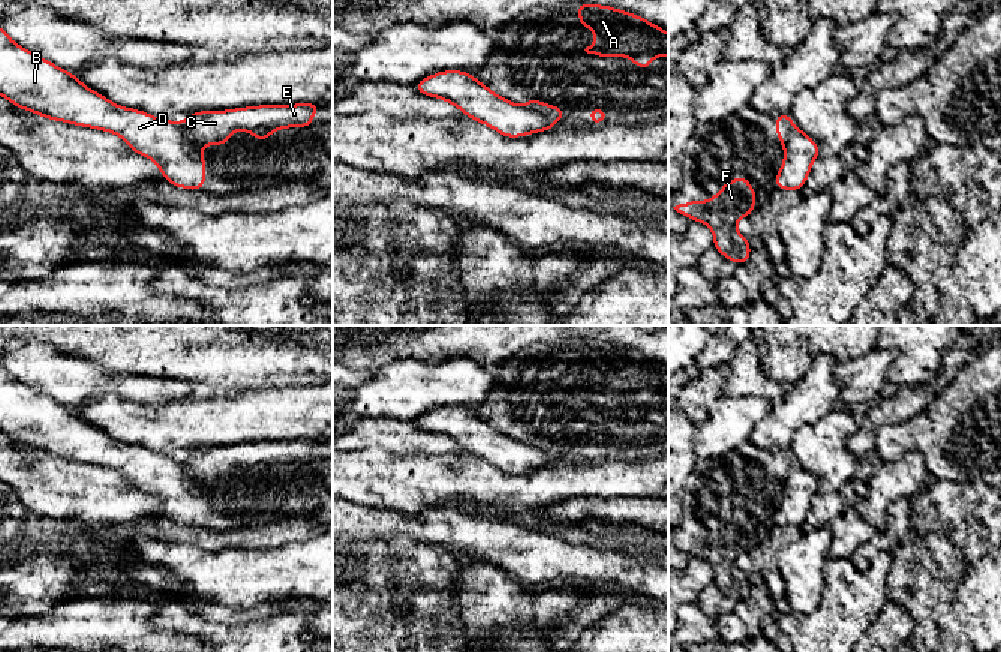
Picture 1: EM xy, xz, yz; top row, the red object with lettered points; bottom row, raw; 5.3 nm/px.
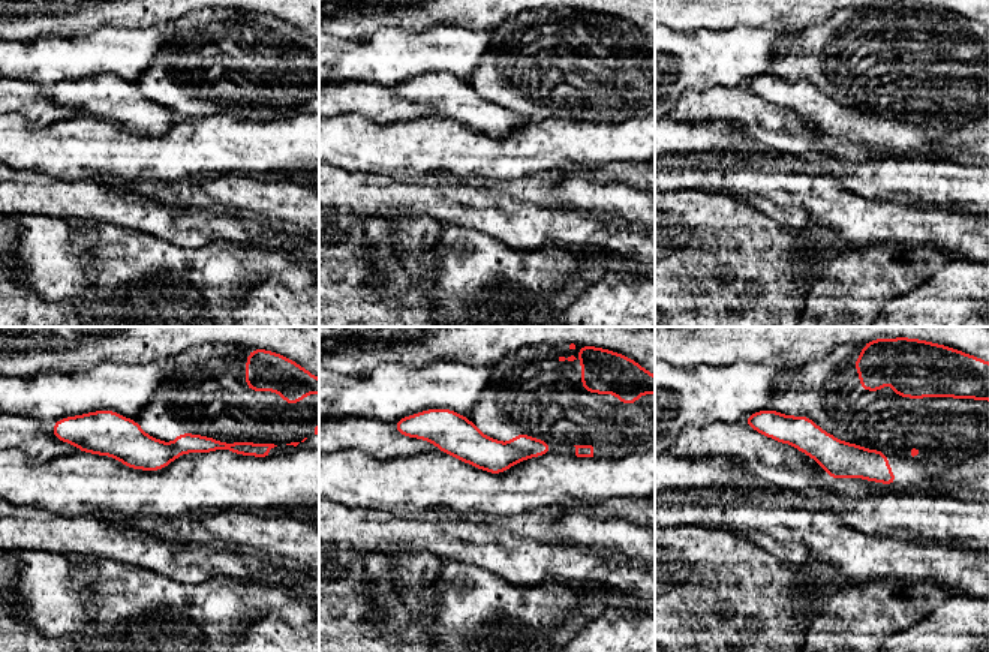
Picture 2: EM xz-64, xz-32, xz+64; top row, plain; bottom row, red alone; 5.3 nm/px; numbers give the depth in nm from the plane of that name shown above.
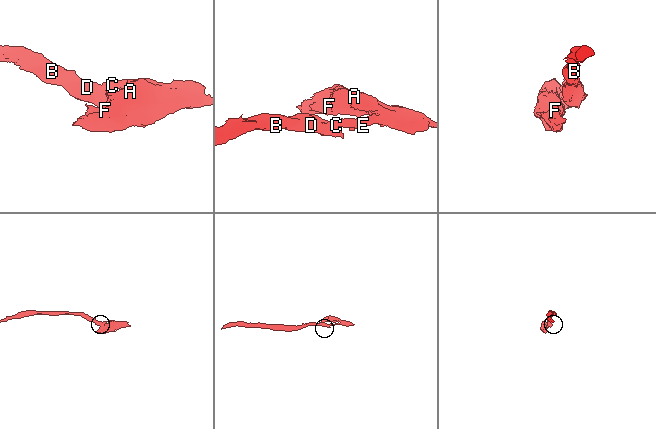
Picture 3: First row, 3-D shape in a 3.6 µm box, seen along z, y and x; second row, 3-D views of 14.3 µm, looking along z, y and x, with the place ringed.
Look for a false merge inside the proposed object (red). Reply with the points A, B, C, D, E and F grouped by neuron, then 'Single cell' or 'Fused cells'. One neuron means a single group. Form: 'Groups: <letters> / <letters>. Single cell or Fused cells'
Groups: A C E F / B D. Fused cells

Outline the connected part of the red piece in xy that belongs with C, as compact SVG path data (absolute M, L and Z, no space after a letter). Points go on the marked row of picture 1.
M258 105L223 111L196 111L183 124L189 136L201 147L228 145L232 132L250 132L255 141L268 141L270 133L291 127L310 129L319 105Z

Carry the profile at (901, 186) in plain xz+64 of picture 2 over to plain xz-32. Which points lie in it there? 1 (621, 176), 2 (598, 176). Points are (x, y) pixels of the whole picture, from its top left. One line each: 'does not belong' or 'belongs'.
1: belongs
2: belongs

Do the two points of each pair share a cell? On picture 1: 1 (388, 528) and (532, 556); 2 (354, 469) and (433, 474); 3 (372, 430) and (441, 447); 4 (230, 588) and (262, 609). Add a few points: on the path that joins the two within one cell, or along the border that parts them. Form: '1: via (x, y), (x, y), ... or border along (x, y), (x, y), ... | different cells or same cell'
1: via (424, 531), (438, 532), (454, 546), (496, 546) | same cell
2: via (373, 472), (382, 477), (414, 477) | same cell
3: via (388, 435), (424, 442) | same cell
4: border along (291, 597), (261, 601), (245, 609), (221, 604) | different cells

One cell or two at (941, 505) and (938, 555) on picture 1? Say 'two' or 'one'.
two

